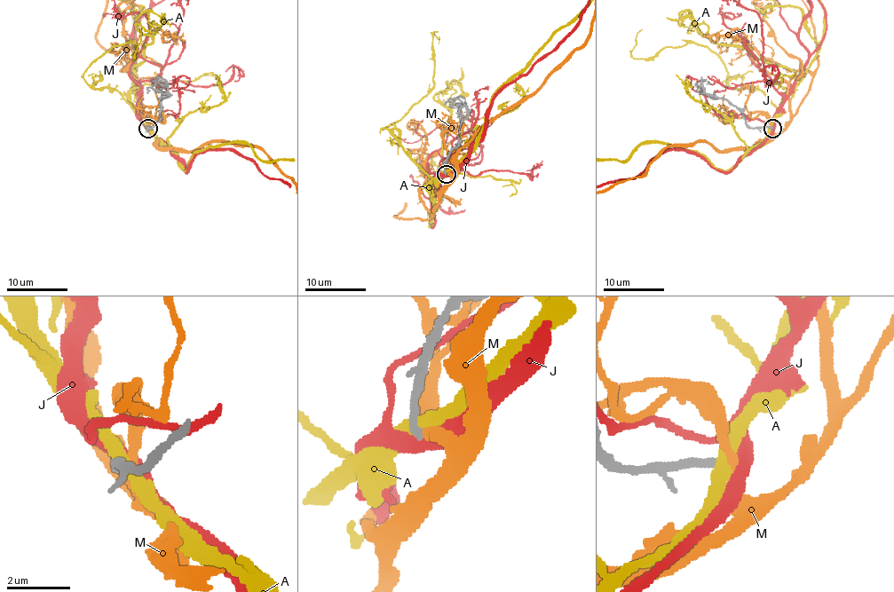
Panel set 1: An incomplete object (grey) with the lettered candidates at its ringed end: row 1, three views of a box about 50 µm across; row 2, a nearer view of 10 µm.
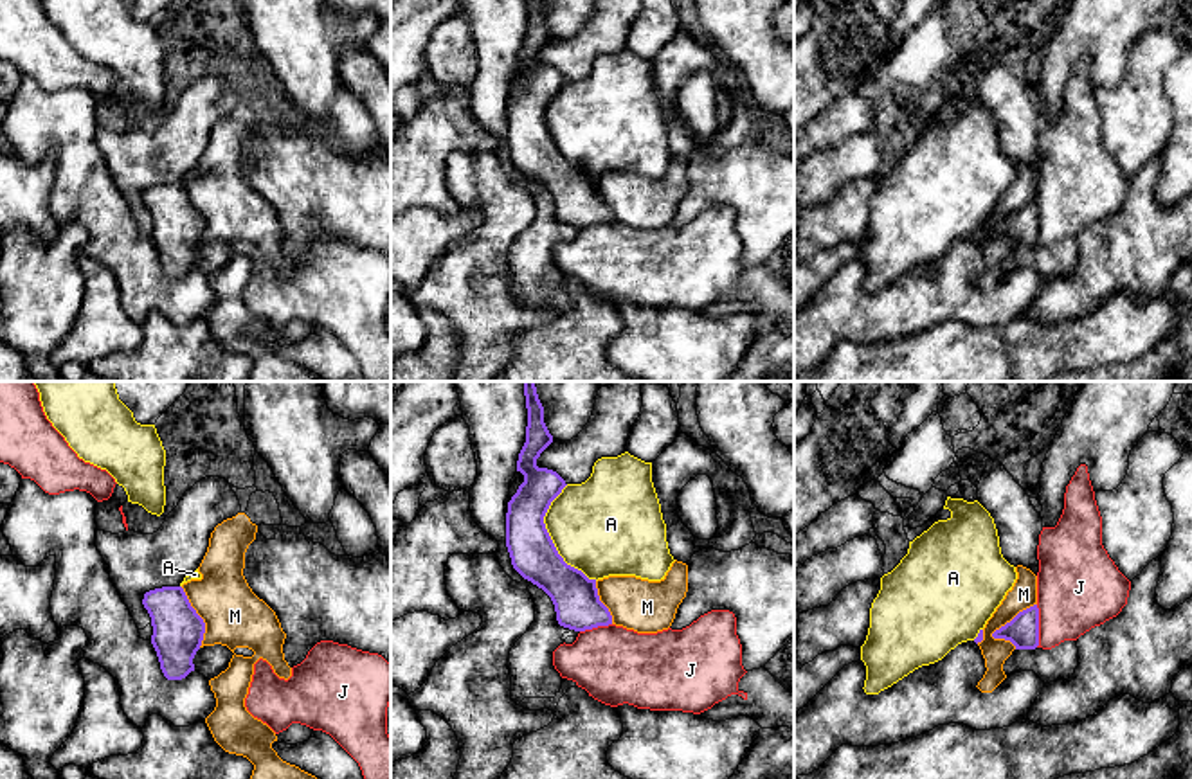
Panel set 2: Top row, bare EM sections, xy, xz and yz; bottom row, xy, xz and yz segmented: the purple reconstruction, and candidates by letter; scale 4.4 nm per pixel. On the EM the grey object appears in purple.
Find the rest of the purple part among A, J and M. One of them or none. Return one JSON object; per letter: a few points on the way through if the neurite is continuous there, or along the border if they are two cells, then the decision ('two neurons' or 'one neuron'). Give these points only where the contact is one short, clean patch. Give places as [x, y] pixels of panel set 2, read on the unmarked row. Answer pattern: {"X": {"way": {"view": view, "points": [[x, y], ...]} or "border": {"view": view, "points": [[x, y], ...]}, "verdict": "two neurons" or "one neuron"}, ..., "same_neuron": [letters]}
{"A": {"verdict": "two neurons"}, "J": {"border": {"view": "yz", "points": [[1036, 202], [1038, 243]]}, "verdict": "two neurons"}, "M": {"border": {"view": "yz", "points": [[1036, 200], [1020, 207], [991, 232]]}, "verdict": "two neurons"}, "same_neuron": []}

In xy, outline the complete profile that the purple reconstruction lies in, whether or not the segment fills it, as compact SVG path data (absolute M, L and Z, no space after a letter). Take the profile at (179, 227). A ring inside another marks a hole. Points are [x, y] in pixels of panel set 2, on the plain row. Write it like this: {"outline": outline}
{"outline": "M182 184L149 187L142 201L151 214L151 241L167 277L182 277L191 268L211 277L229 264L234 250L221 241L202 241L205 219Z"}

